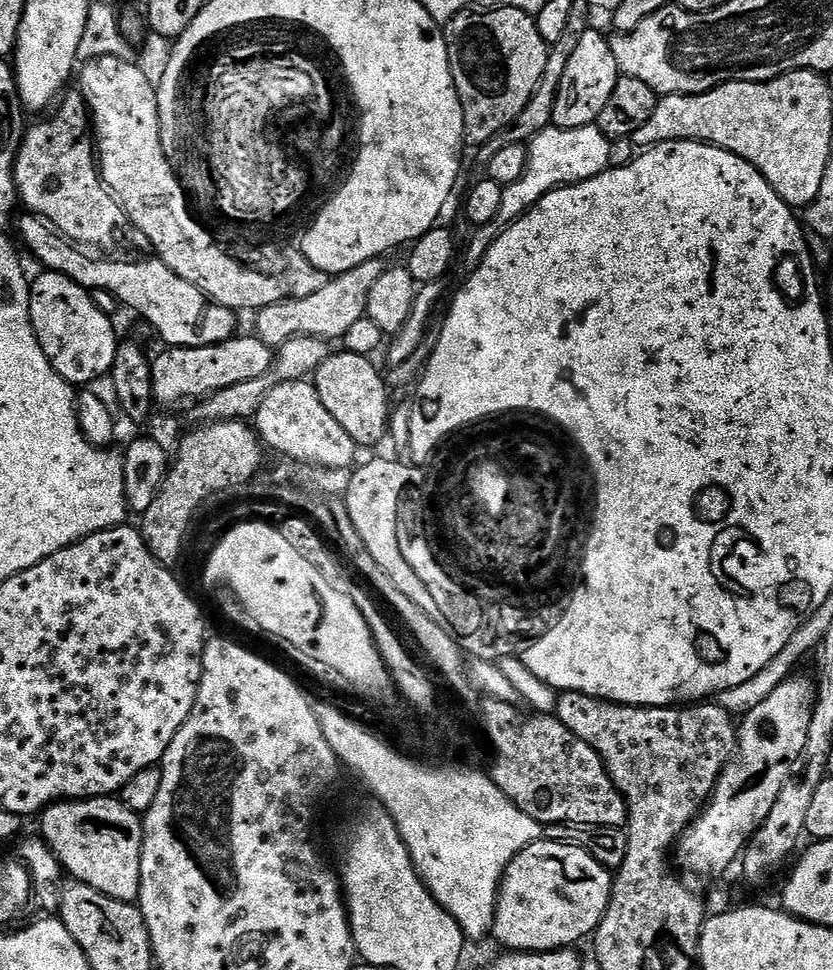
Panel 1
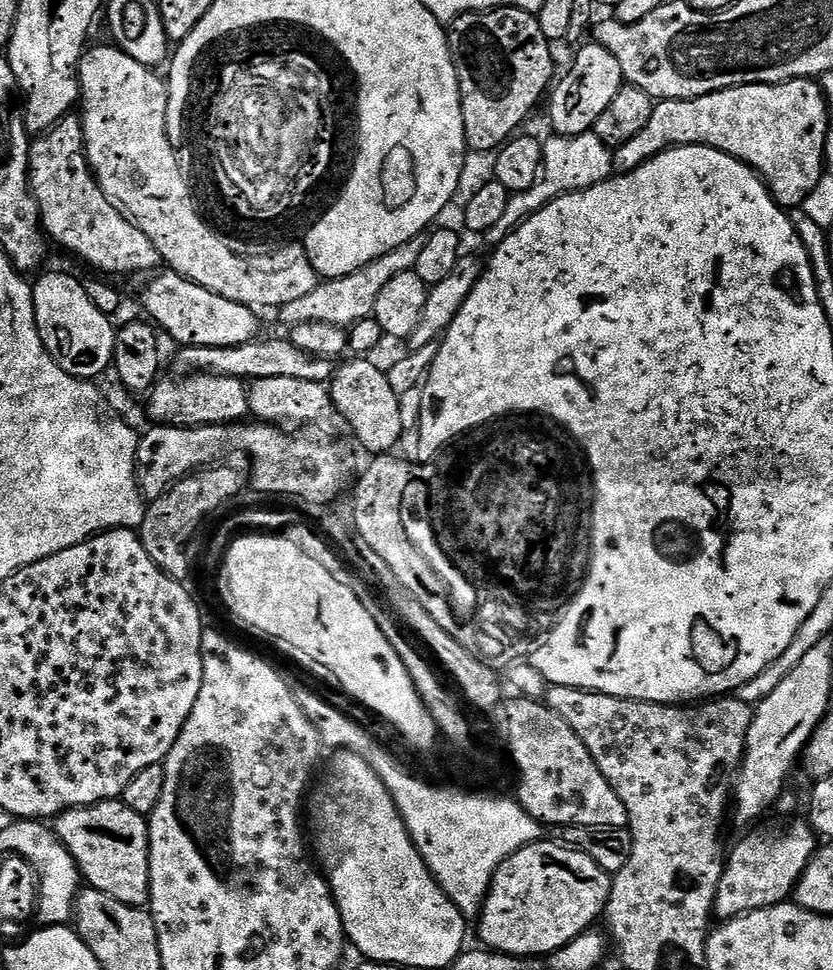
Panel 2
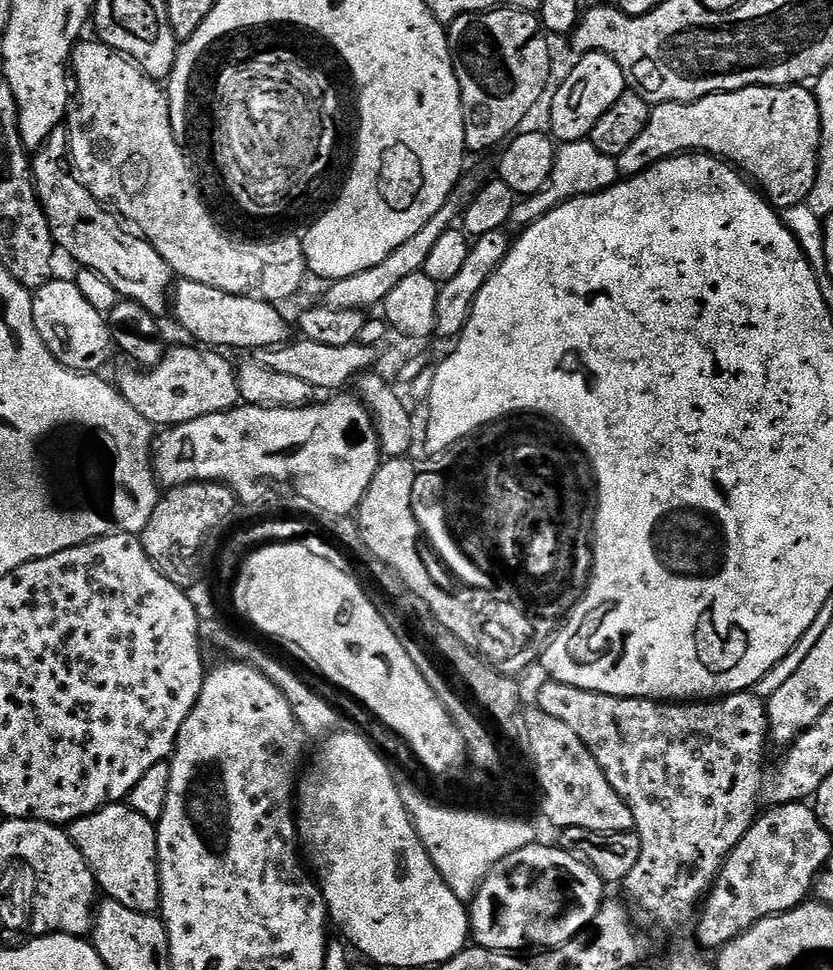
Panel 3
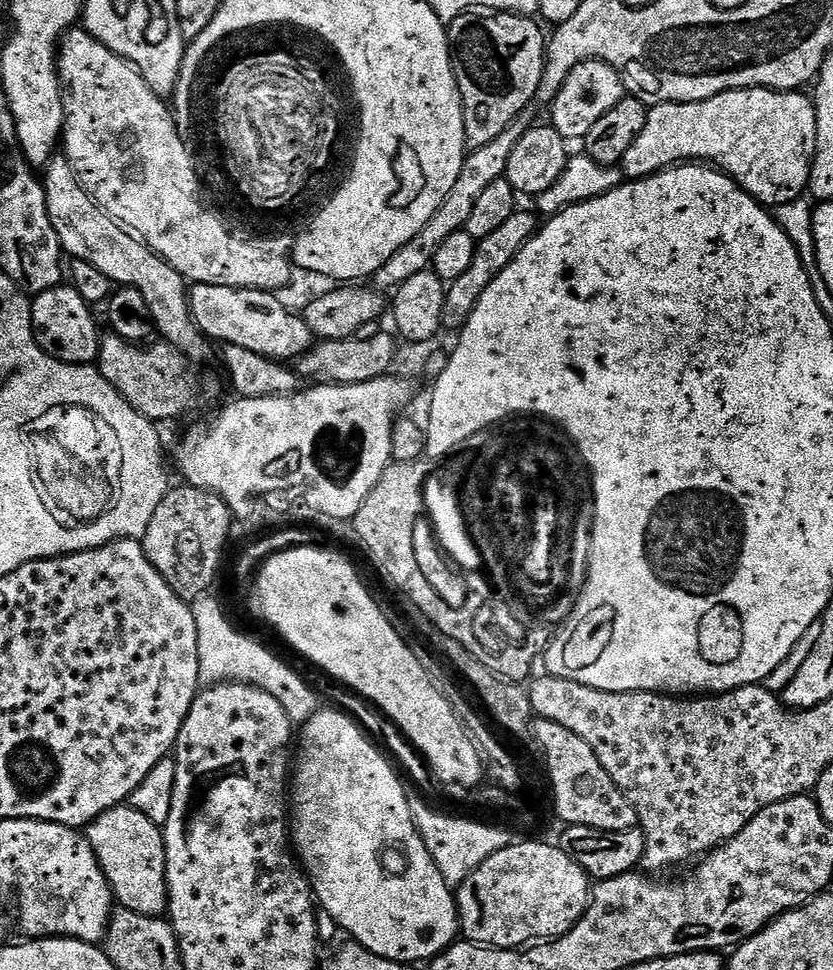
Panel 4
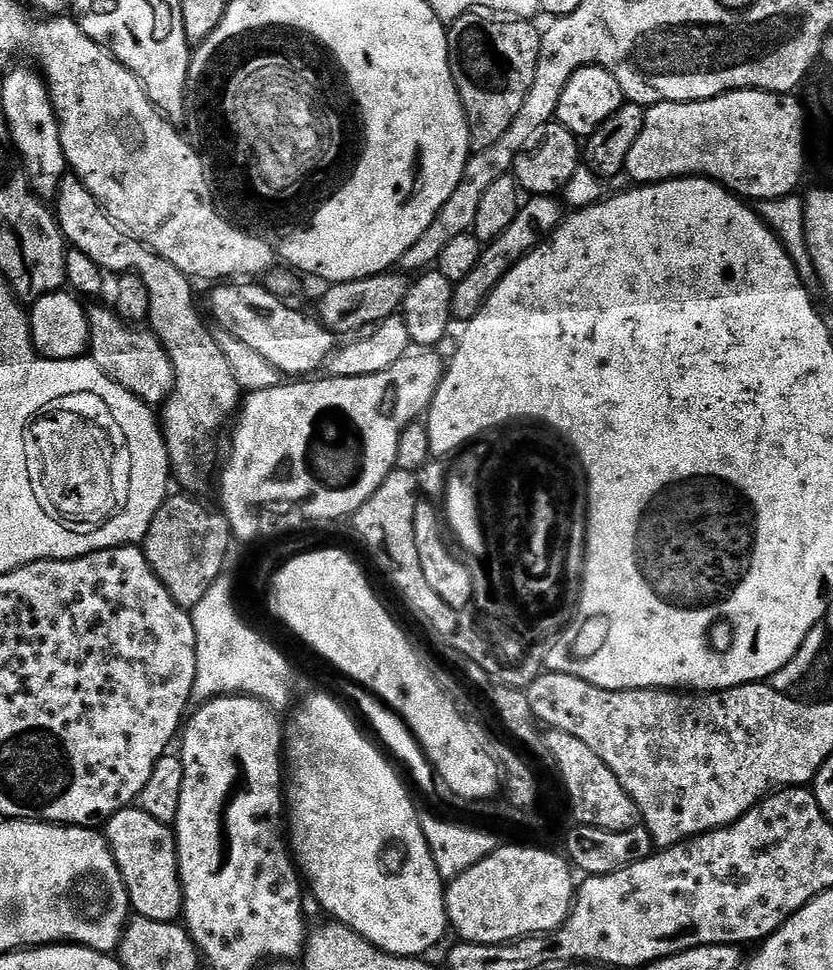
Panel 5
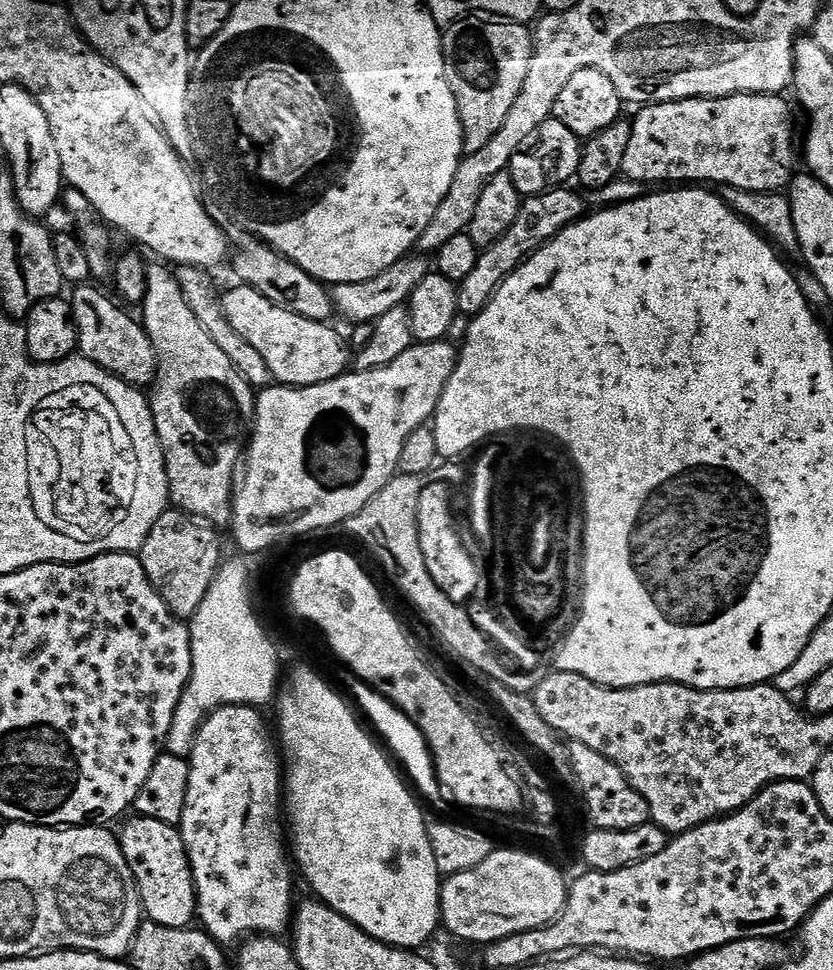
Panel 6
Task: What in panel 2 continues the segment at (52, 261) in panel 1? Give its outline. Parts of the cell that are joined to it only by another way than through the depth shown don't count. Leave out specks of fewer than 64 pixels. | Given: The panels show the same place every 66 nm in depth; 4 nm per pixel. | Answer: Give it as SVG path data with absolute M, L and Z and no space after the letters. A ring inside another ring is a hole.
M171 270L161 271L149 280L152 281L144 288L144 308L153 317L148 316L161 329L164 327L180 346L229 348L248 344L261 335L260 320L256 317L259 315L245 304L230 302L230 298L222 298Z

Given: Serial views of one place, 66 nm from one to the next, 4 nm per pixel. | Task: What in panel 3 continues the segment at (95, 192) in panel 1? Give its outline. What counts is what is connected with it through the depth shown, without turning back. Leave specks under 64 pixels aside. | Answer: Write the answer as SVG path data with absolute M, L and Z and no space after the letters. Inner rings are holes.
M61 126L54 130L54 134L50 134L48 141L30 160L36 197L44 206L57 249L73 256L80 268L89 268L102 274L102 278L111 282L121 297L140 303L150 315L157 318L163 318L167 312L169 315L174 273L166 258L162 258L162 254L158 254L158 250L154 250L152 243L143 236L125 227L115 211L92 197L80 177L70 171L66 163L69 156L68 130Z

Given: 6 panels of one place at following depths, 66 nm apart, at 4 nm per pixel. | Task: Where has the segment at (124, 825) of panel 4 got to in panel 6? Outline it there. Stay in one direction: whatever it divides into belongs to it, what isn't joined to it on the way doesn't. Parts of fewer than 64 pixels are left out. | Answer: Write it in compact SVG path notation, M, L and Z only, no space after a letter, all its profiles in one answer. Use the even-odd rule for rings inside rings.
M139 814L133 817L133 820L118 832L118 839L122 854L126 854L132 877L136 880L136 889L145 917L158 926L187 928L197 919L196 887L180 829L175 824L158 822L154 818Z

